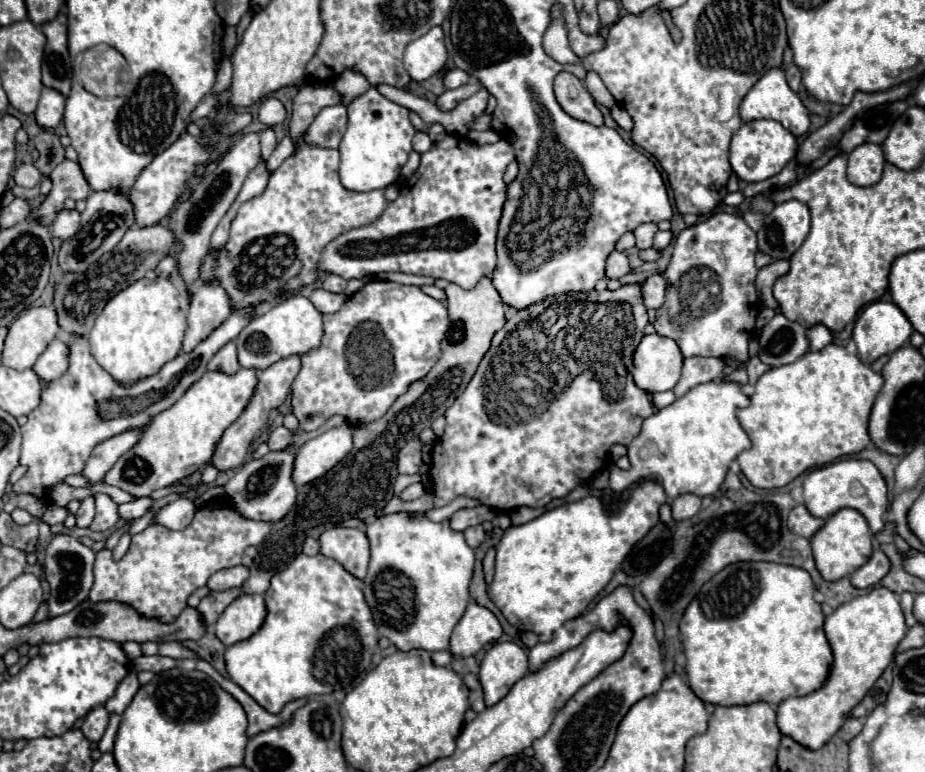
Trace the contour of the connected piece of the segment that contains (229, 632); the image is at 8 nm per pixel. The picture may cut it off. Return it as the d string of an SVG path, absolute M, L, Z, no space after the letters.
M263 594L259 596L239 596L235 604L229 604L227 610L219 616L215 624L215 634L225 646L233 646L241 640L251 638L263 624L267 616L267 606Z

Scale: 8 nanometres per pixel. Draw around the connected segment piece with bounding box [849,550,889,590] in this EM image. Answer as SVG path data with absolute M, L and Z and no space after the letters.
M875 550L871 554L871 558L867 560L867 564L863 564L861 568L857 568L849 580L851 584L855 584L855 588L871 588L875 584L879 584L879 580L889 572L889 560L881 550Z

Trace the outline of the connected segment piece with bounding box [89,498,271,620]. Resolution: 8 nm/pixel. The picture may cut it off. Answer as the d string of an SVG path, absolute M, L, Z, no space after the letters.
M225 498L203 504L193 522L185 530L167 530L159 524L147 526L131 538L127 554L115 562L111 550L97 552L95 584L89 600L123 600L135 604L143 616L159 616L159 620L175 620L187 606L187 598L207 584L209 576L227 566L239 566L241 554L247 546L259 546L269 534L271 524L263 520L249 520L241 516Z

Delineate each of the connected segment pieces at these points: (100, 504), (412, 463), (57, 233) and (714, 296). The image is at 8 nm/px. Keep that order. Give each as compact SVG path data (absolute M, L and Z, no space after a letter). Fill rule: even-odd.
M97 494L95 500L97 500L97 514L95 514L89 530L95 530L95 532L111 530L117 524L117 520L119 520L117 504L107 494Z
M417 438L409 440L397 456L397 470L399 474L417 474L421 466L421 442Z
M61 210L59 216L55 218L55 222L49 226L51 228L51 236L61 238L61 240L71 238L71 236L77 234L79 222L81 222L81 218L79 218L77 210Z
M721 212L685 228L675 240L673 256L665 270L669 290L663 306L657 310L655 330L675 340L685 358L735 358L745 364L749 360L749 338L759 314L755 254L755 232L741 216Z

